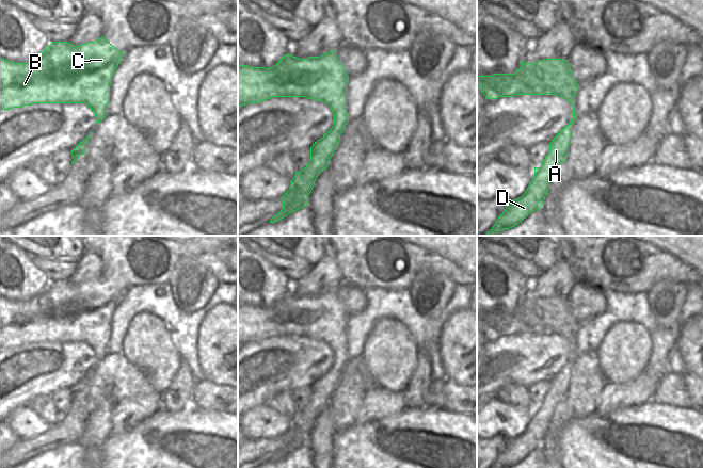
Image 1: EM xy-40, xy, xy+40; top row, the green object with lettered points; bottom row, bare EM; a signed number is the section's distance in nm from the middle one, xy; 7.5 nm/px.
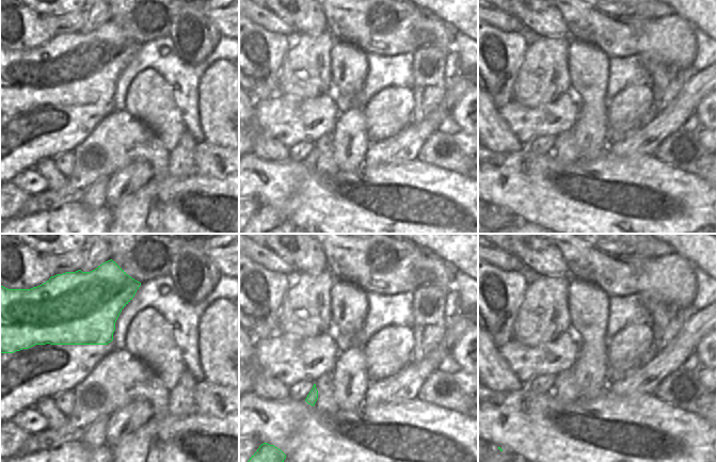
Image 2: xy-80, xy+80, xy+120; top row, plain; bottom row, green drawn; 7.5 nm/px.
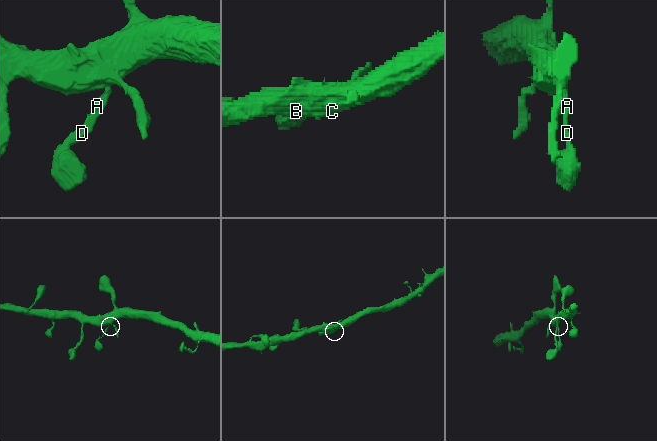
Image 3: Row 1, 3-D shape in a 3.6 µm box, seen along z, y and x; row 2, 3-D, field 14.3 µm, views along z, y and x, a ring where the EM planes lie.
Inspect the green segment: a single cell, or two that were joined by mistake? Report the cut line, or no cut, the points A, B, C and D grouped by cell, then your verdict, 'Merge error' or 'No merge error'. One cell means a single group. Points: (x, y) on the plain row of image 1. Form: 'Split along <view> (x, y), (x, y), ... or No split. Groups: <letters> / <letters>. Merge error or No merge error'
No split. Groups: A B C D. No merge error.

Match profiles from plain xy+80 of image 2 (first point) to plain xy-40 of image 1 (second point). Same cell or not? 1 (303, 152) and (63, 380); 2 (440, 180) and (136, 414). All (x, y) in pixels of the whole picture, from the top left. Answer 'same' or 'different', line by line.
1: different
2: different

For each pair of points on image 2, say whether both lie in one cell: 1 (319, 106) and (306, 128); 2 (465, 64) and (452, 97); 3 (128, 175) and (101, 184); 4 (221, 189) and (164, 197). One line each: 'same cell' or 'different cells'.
1: same cell
2: different cells
3: different cells
4: same cell

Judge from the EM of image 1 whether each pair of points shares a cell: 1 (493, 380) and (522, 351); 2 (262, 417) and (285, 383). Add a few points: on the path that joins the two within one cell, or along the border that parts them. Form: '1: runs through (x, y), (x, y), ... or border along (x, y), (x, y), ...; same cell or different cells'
1: runs through (500, 372), (514, 358); same cell
2: border along (265, 403), (260, 403), (249, 410); different cells

